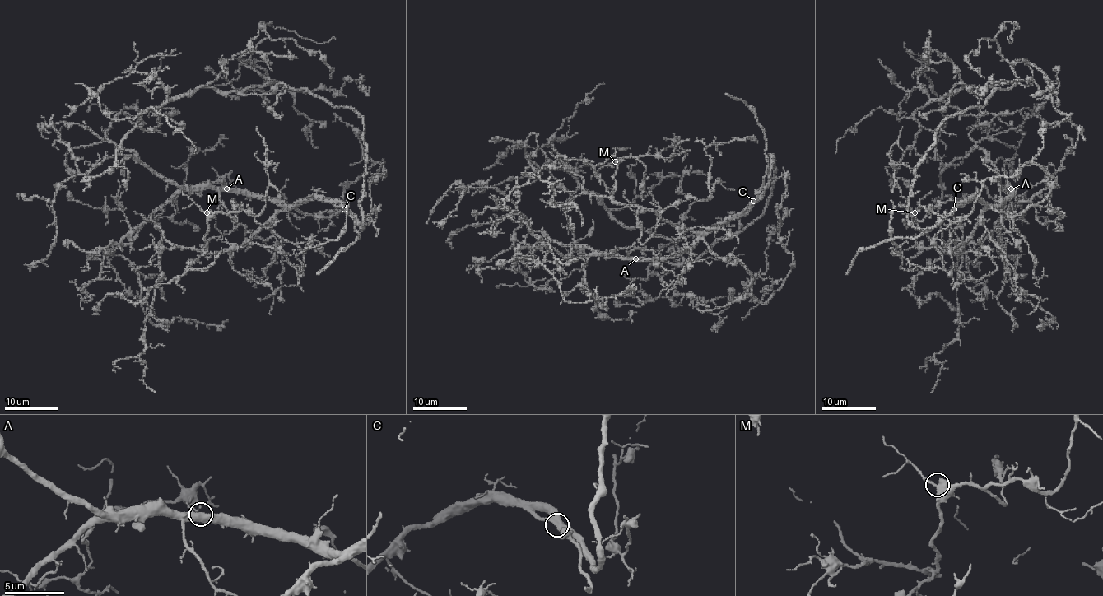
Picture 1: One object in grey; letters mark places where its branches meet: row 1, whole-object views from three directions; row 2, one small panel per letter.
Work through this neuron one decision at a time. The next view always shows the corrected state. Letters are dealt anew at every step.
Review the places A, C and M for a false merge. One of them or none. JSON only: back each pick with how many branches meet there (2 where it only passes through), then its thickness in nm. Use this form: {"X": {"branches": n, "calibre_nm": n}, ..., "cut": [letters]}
{"cut": []}

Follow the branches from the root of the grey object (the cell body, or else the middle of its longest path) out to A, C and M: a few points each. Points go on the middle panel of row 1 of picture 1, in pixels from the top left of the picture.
A: (770, 155), (770, 184), (740, 212), (712, 225), (689, 246), (674, 254), (659, 258), (635, 258)
C: (770, 155), (770, 186), (753, 201)
M: (770, 155), (770, 184), (740, 212), (704, 231), (678, 230), (651, 210), (618, 203), (612, 195), (615, 161)

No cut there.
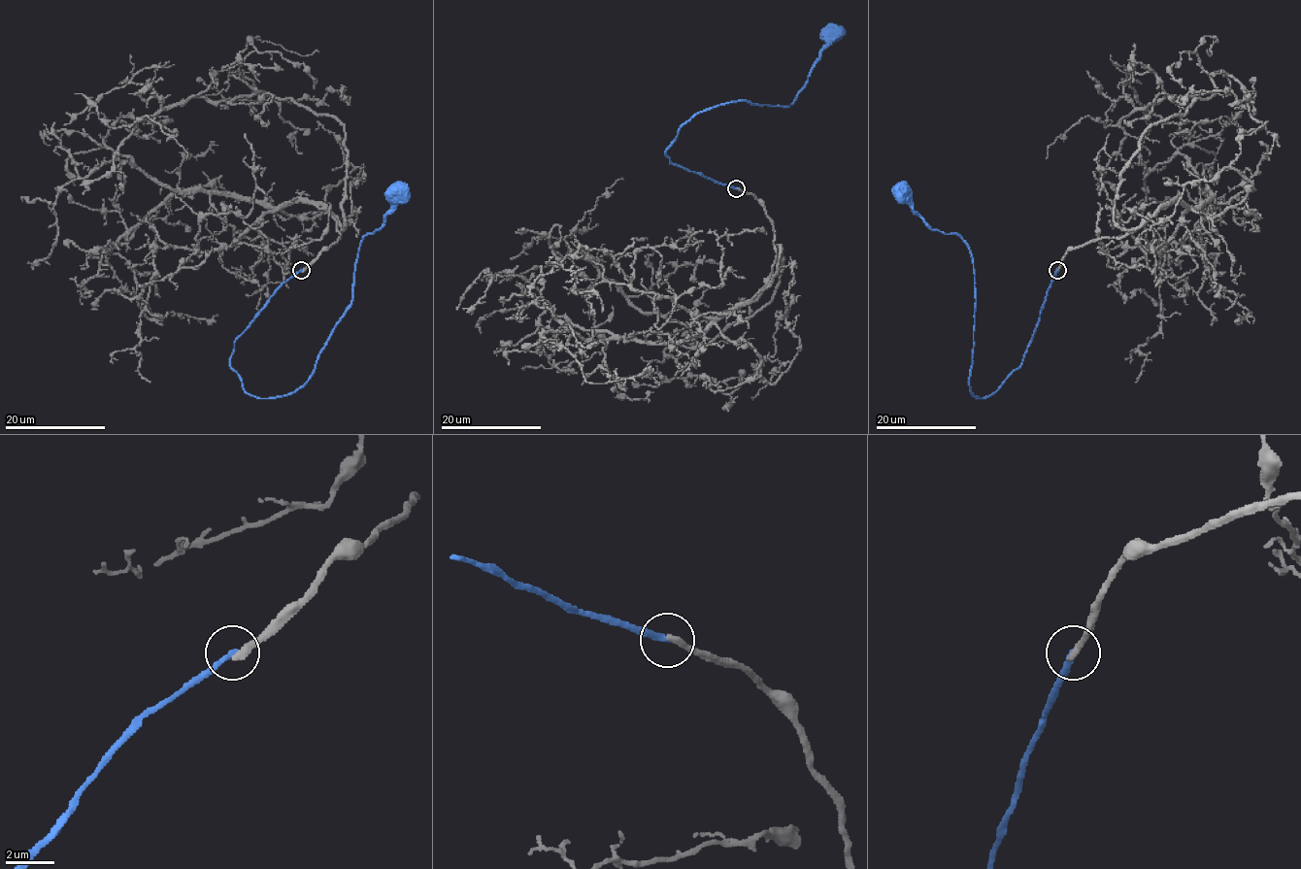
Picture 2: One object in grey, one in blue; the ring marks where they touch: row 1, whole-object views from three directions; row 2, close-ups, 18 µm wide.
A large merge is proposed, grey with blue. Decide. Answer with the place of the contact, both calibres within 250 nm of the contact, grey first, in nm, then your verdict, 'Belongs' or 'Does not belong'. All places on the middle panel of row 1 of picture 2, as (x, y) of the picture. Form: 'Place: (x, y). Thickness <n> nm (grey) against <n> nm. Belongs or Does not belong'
Place: (736, 188). Thickness 300 nm (grey) against 240 nm. Does not belong

